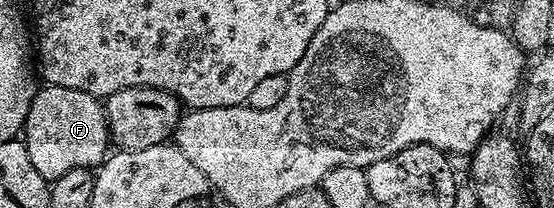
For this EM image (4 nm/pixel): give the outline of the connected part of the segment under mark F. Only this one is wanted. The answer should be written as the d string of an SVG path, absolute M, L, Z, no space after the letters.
M45 85L38 88L31 111L27 111L23 140L31 163L35 163L35 171L50 183L67 175L67 171L100 166L111 149L104 104L87 95L87 91L71 91L71 87Z

